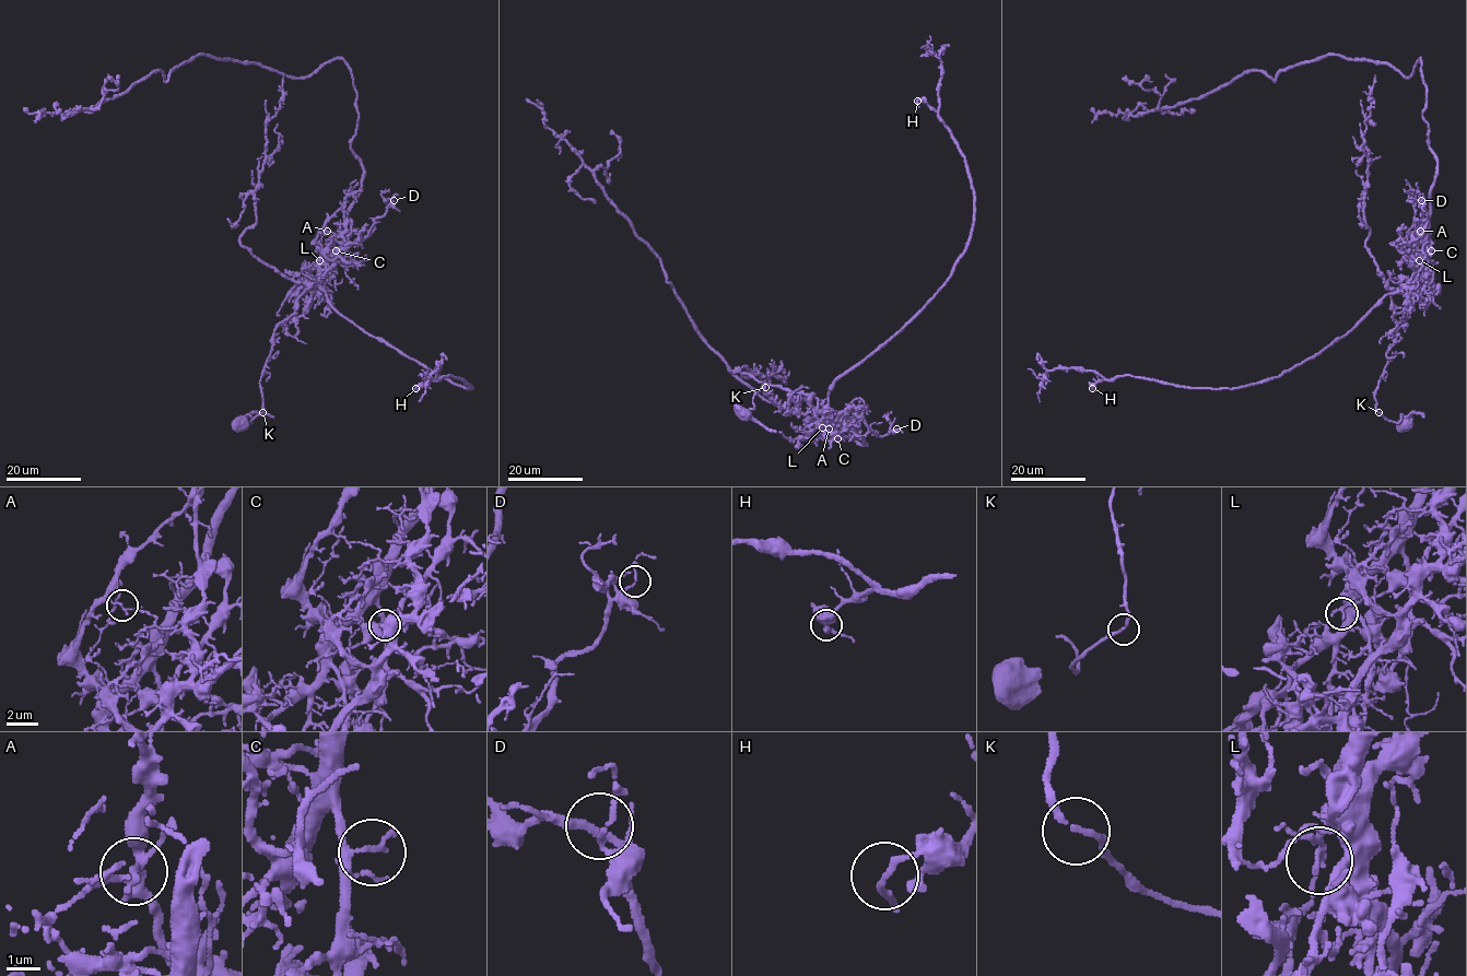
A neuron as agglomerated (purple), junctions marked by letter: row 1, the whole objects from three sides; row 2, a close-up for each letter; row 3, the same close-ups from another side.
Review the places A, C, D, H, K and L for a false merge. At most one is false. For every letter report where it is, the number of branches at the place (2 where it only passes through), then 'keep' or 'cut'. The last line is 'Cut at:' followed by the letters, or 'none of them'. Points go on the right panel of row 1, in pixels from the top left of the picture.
A: at (1420, 231); 2 branches meet; cut
C: at (1431, 250); 2 branches meet; keep
D: at (1421, 200); 2 branches meet; keep
H: at (1092, 388); 2 branches meet; keep
K: at (1379, 412); 2 branches meet; keep
L: at (1419, 260); 2 branches meet; keep
Cut at: A

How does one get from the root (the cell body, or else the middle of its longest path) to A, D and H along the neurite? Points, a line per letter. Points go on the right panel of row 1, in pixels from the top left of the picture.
A: (1405, 421), (1379, 412), (1374, 391), (1398, 328), (1392, 294), (1418, 270), (1428, 246), (1420, 231)
D: (1405, 421), (1379, 412), (1374, 391), (1398, 328), (1392, 294), (1415, 270), (1400, 245), (1428, 221), (1421, 200)
H: (1405, 421), (1387, 421), (1374, 397), (1403, 285), (1263, 381), (1117, 375), (1092, 388)

